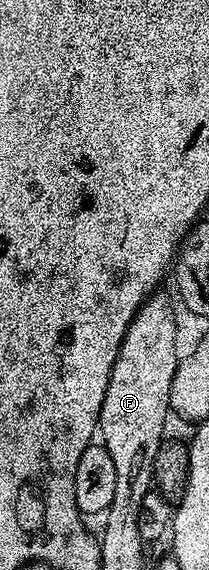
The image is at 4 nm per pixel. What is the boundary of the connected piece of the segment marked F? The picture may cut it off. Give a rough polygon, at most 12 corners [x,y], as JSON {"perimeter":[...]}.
{"perimeter":[[171,302],[128,325],[100,407],[114,494],[153,479],[178,361]]}

